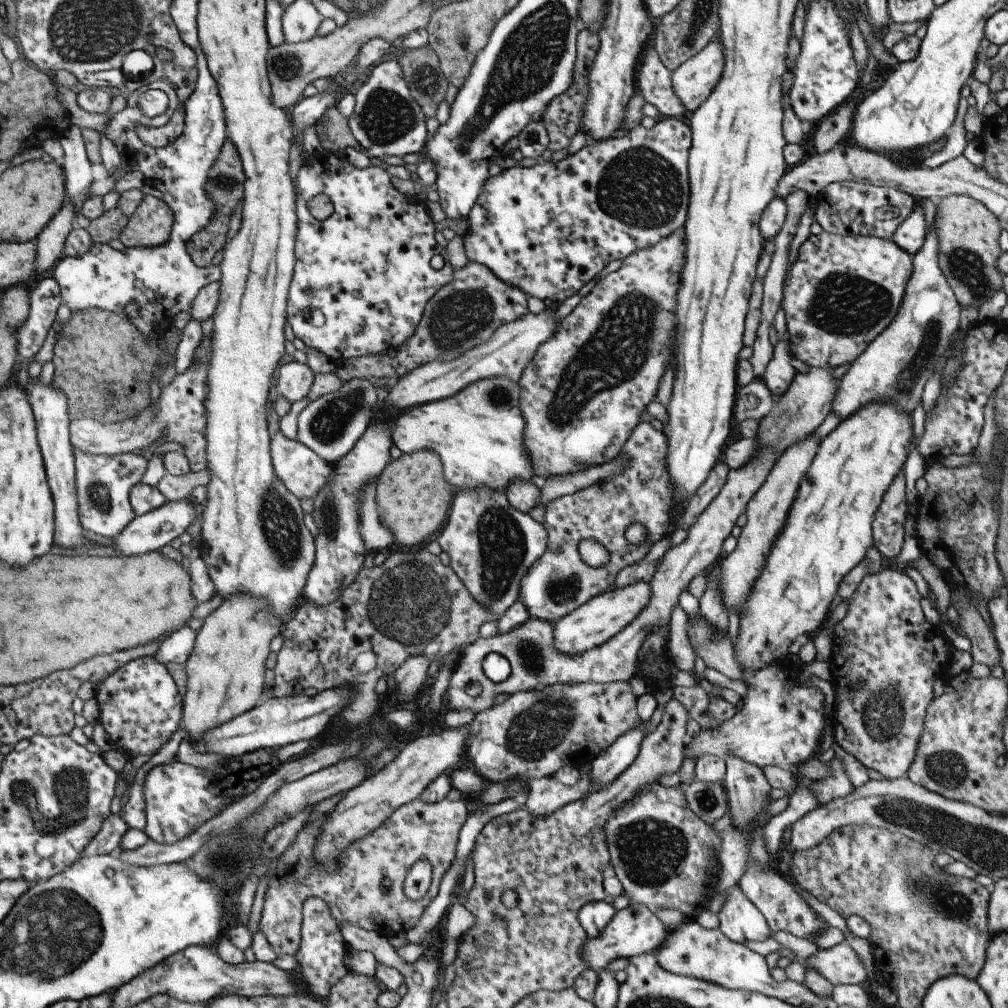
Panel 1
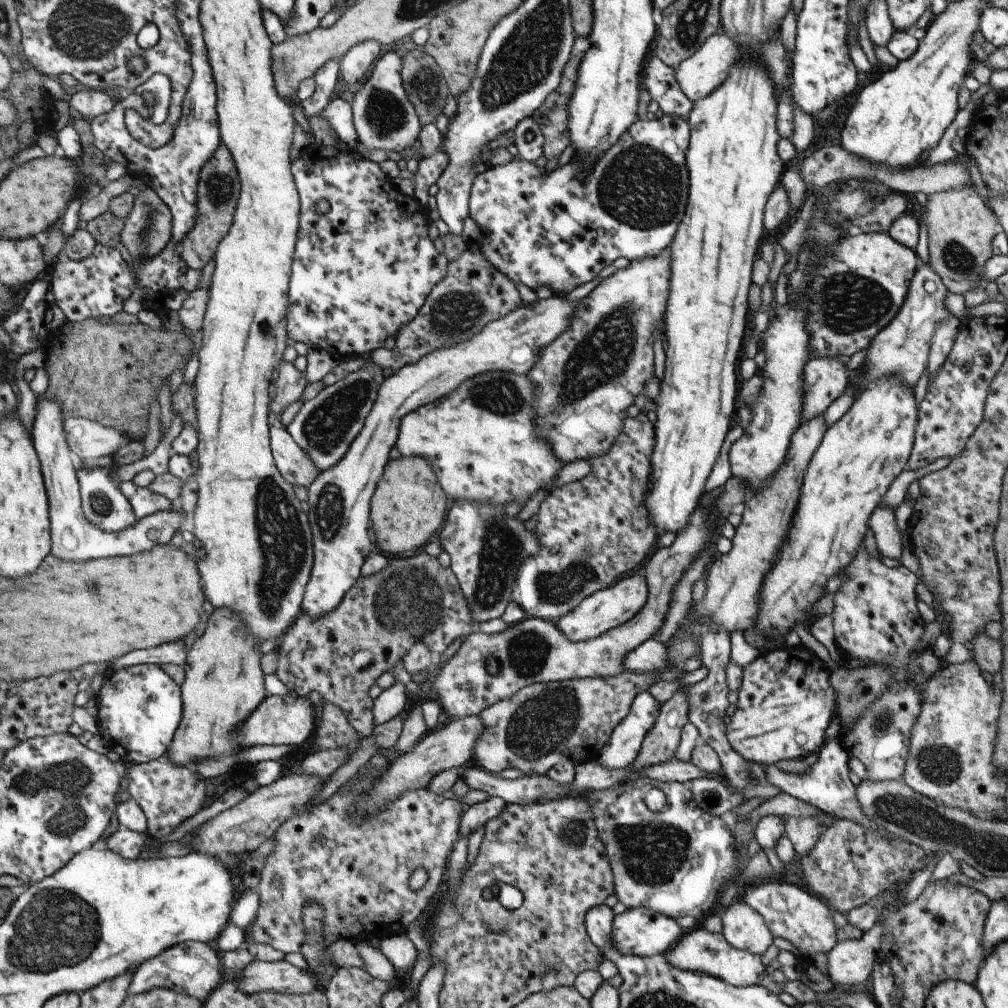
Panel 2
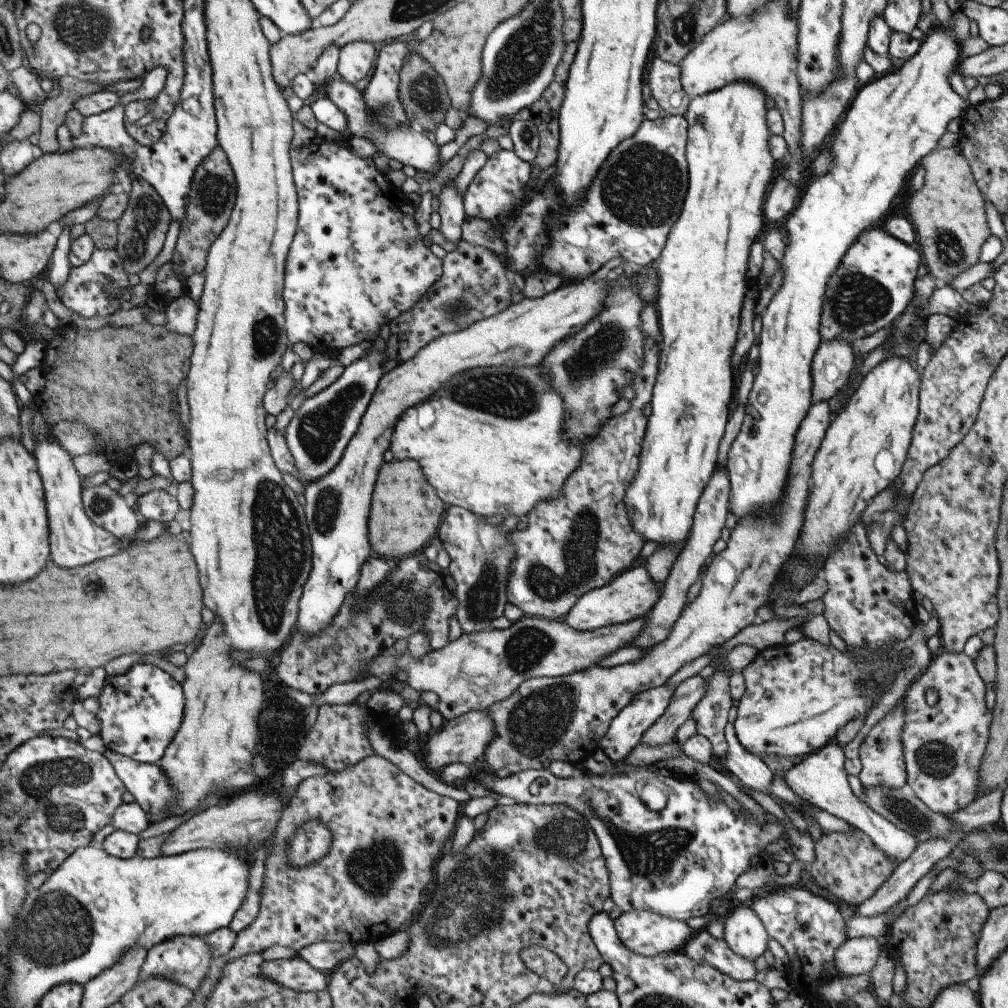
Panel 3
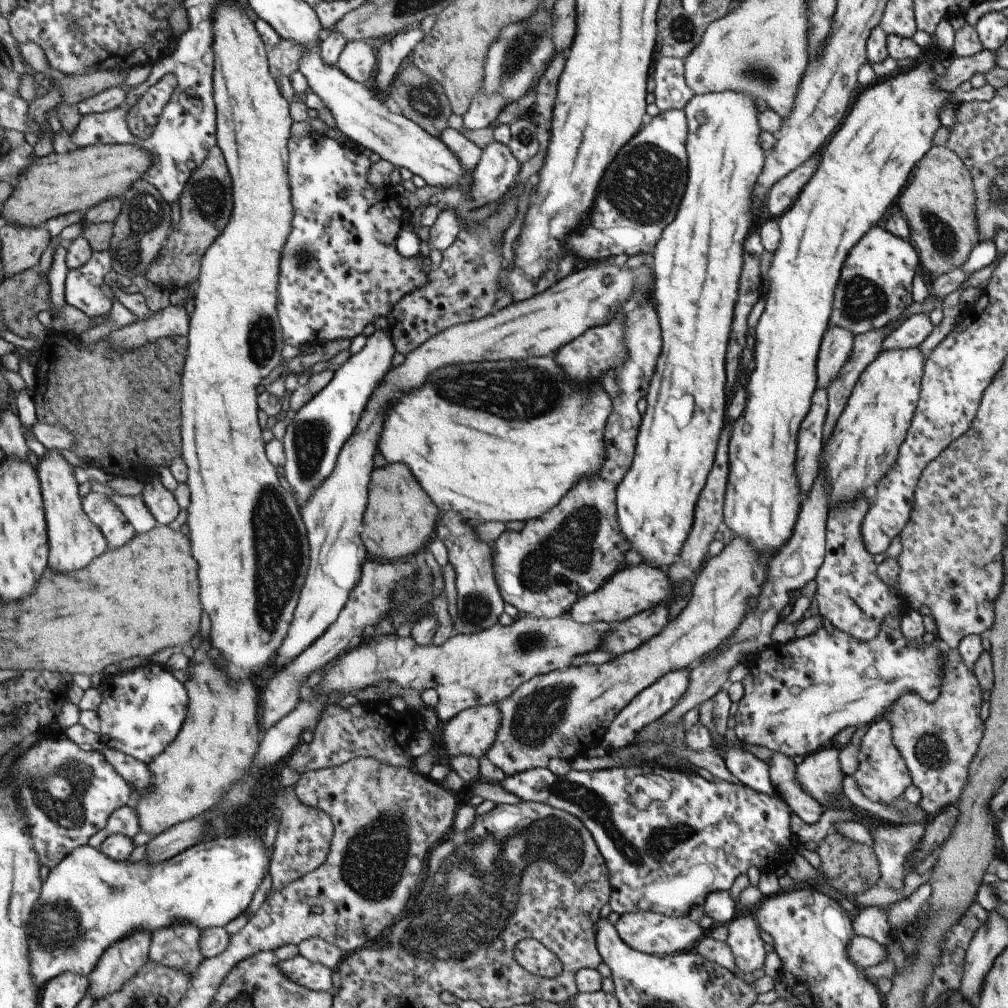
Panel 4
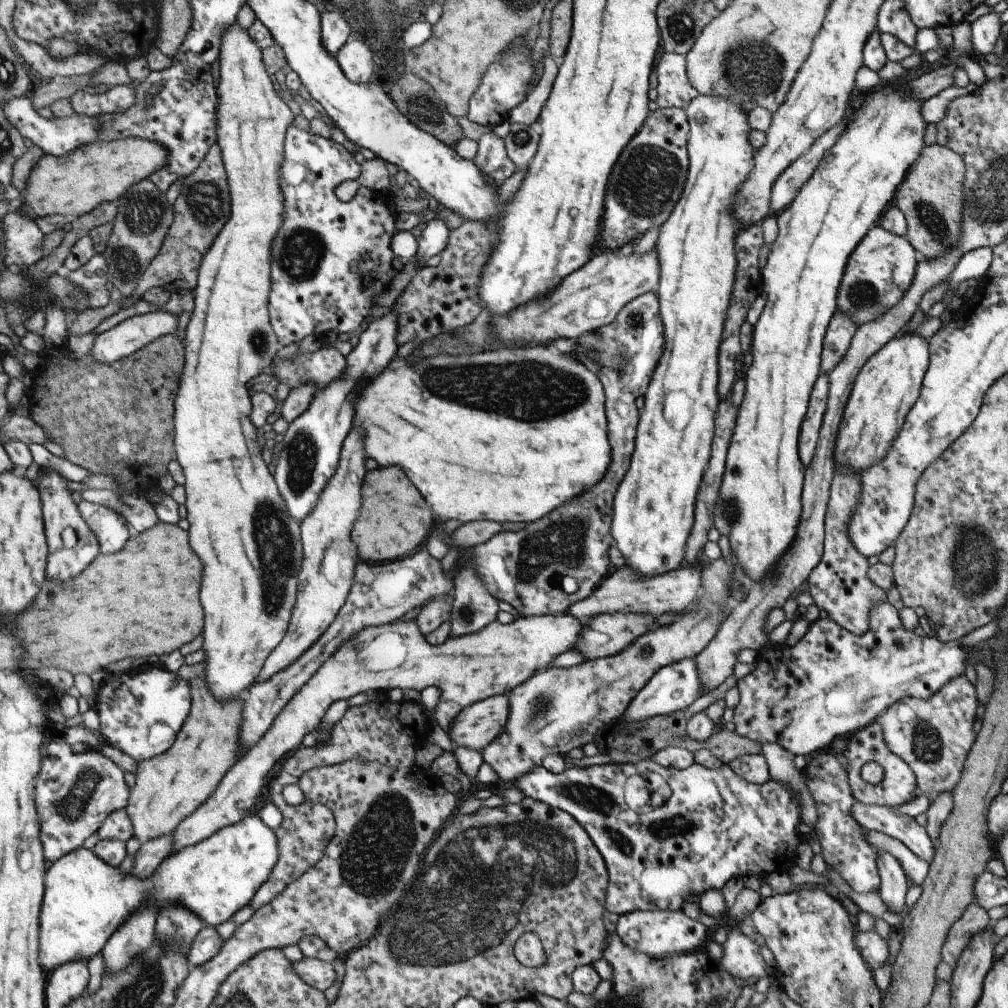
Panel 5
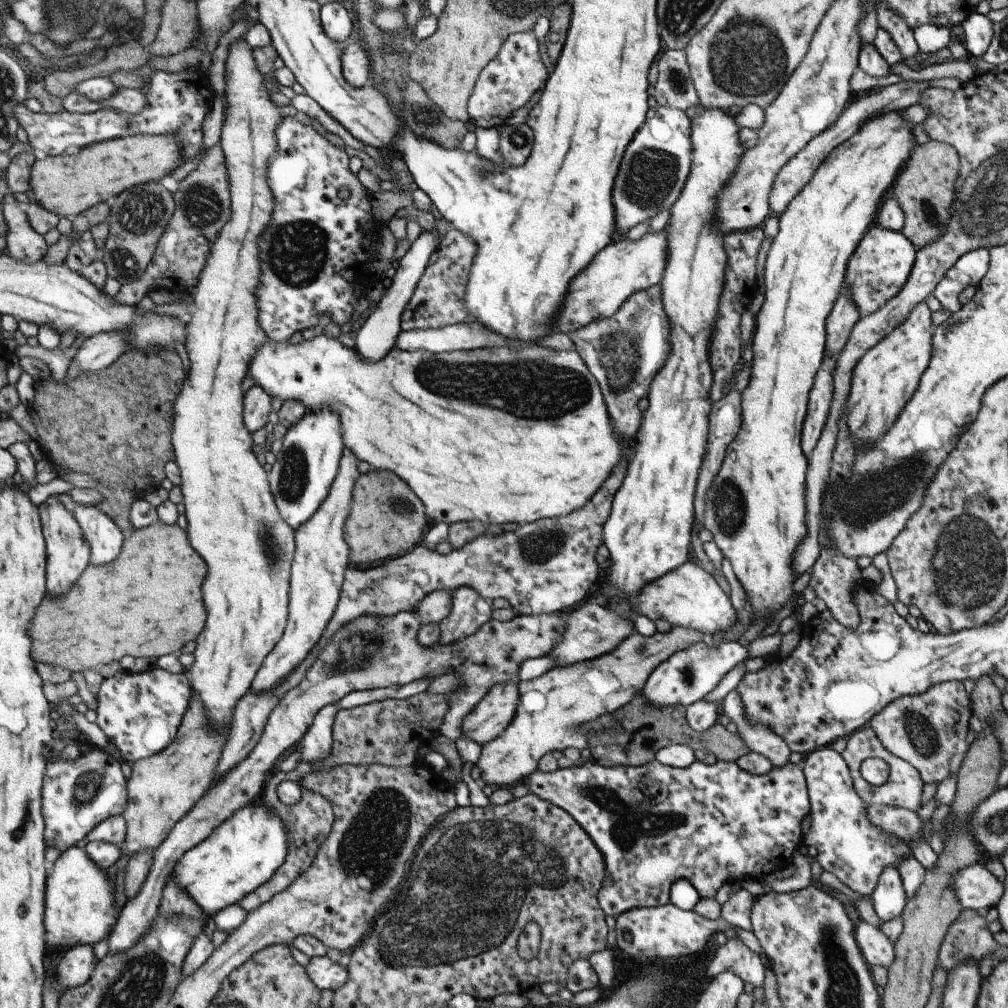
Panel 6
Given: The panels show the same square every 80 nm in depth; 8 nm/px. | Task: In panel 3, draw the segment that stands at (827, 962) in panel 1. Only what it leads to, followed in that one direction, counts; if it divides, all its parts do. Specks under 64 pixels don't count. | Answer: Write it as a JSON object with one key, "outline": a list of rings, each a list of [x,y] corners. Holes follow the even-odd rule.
{"outline":[[[875,937],[845,939],[833,953],[832,965],[840,976],[867,974],[875,966],[881,946]]]}

